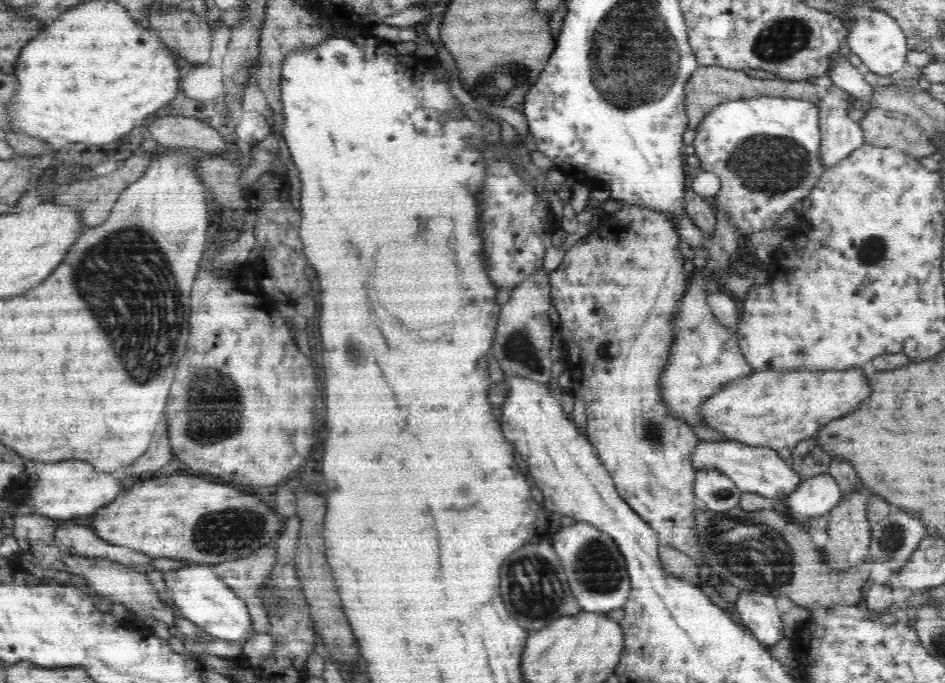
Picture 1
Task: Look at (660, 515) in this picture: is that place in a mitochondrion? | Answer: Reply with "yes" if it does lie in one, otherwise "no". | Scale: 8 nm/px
no

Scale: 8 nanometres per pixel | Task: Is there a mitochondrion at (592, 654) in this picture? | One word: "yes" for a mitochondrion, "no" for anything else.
no

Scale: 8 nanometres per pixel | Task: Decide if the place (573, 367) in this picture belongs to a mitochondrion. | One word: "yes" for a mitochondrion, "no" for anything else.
no

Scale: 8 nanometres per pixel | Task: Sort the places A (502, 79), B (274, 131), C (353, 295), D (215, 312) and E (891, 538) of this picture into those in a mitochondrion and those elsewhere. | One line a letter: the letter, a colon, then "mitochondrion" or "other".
A: mitochondrion
B: other
C: other
D: other
E: mitochondrion

